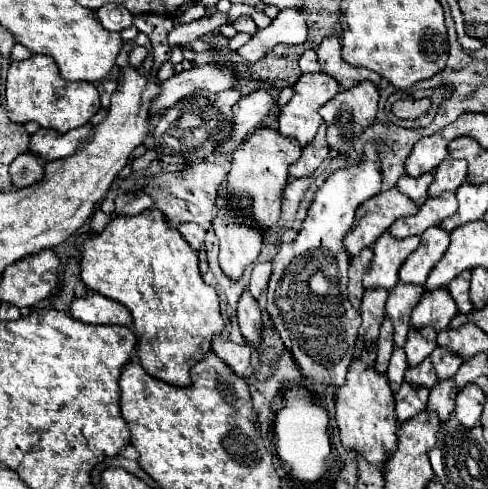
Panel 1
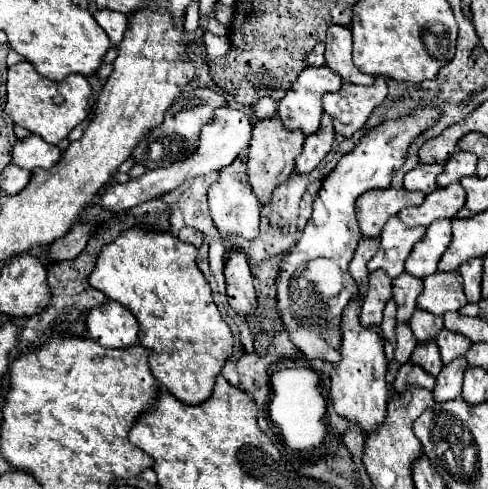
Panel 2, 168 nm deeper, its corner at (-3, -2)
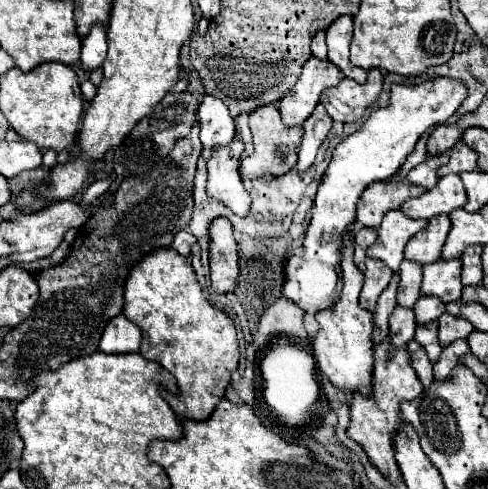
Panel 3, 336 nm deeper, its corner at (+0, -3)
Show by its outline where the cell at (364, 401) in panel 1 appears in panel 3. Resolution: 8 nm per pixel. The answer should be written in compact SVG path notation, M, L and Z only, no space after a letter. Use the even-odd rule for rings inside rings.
M351 227L343 237L343 291L341 299L315 315L319 321L319 333L313 337L313 357L317 361L317 367L329 377L329 381L345 393L361 393L365 397L371 397L371 383L373 383L373 315L359 307L359 291L363 285L363 275L353 263L353 241L351 241Z

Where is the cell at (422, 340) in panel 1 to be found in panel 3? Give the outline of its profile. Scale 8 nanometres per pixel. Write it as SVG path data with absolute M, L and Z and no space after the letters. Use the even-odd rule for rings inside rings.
M419 297L419 301L413 307L413 313L419 325L427 325L437 321L441 313L445 313L445 305L437 297Z

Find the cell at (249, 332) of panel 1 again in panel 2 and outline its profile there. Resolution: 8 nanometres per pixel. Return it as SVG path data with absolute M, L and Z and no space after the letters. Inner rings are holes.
M230 250L228 256L224 256L224 276L230 308L234 308L236 314L246 316L252 308L256 308L257 296L252 284L252 272L242 250Z

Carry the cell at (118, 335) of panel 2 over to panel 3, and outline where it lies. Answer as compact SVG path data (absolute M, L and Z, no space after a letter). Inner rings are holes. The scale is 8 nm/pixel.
M125 315L113 317L105 325L105 333L99 341L99 351L103 353L135 353L141 345L141 329L131 323Z

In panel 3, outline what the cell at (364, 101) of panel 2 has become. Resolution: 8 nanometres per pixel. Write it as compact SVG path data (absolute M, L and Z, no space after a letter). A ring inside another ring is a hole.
M371 69L367 83L359 85L351 79L341 79L337 87L325 89L321 93L321 103L327 107L329 115L335 121L345 121L347 117L359 119L363 111L375 103L381 95L381 85L383 85L383 75L379 69ZM335 101L335 105L333 105Z

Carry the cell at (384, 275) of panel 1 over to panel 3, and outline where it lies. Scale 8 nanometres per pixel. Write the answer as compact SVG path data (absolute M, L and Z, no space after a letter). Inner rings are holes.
M399 209L385 213L383 223L377 229L377 241L367 249L367 257L383 261L393 273L397 273L407 241L425 229L425 225L425 219L409 219Z

